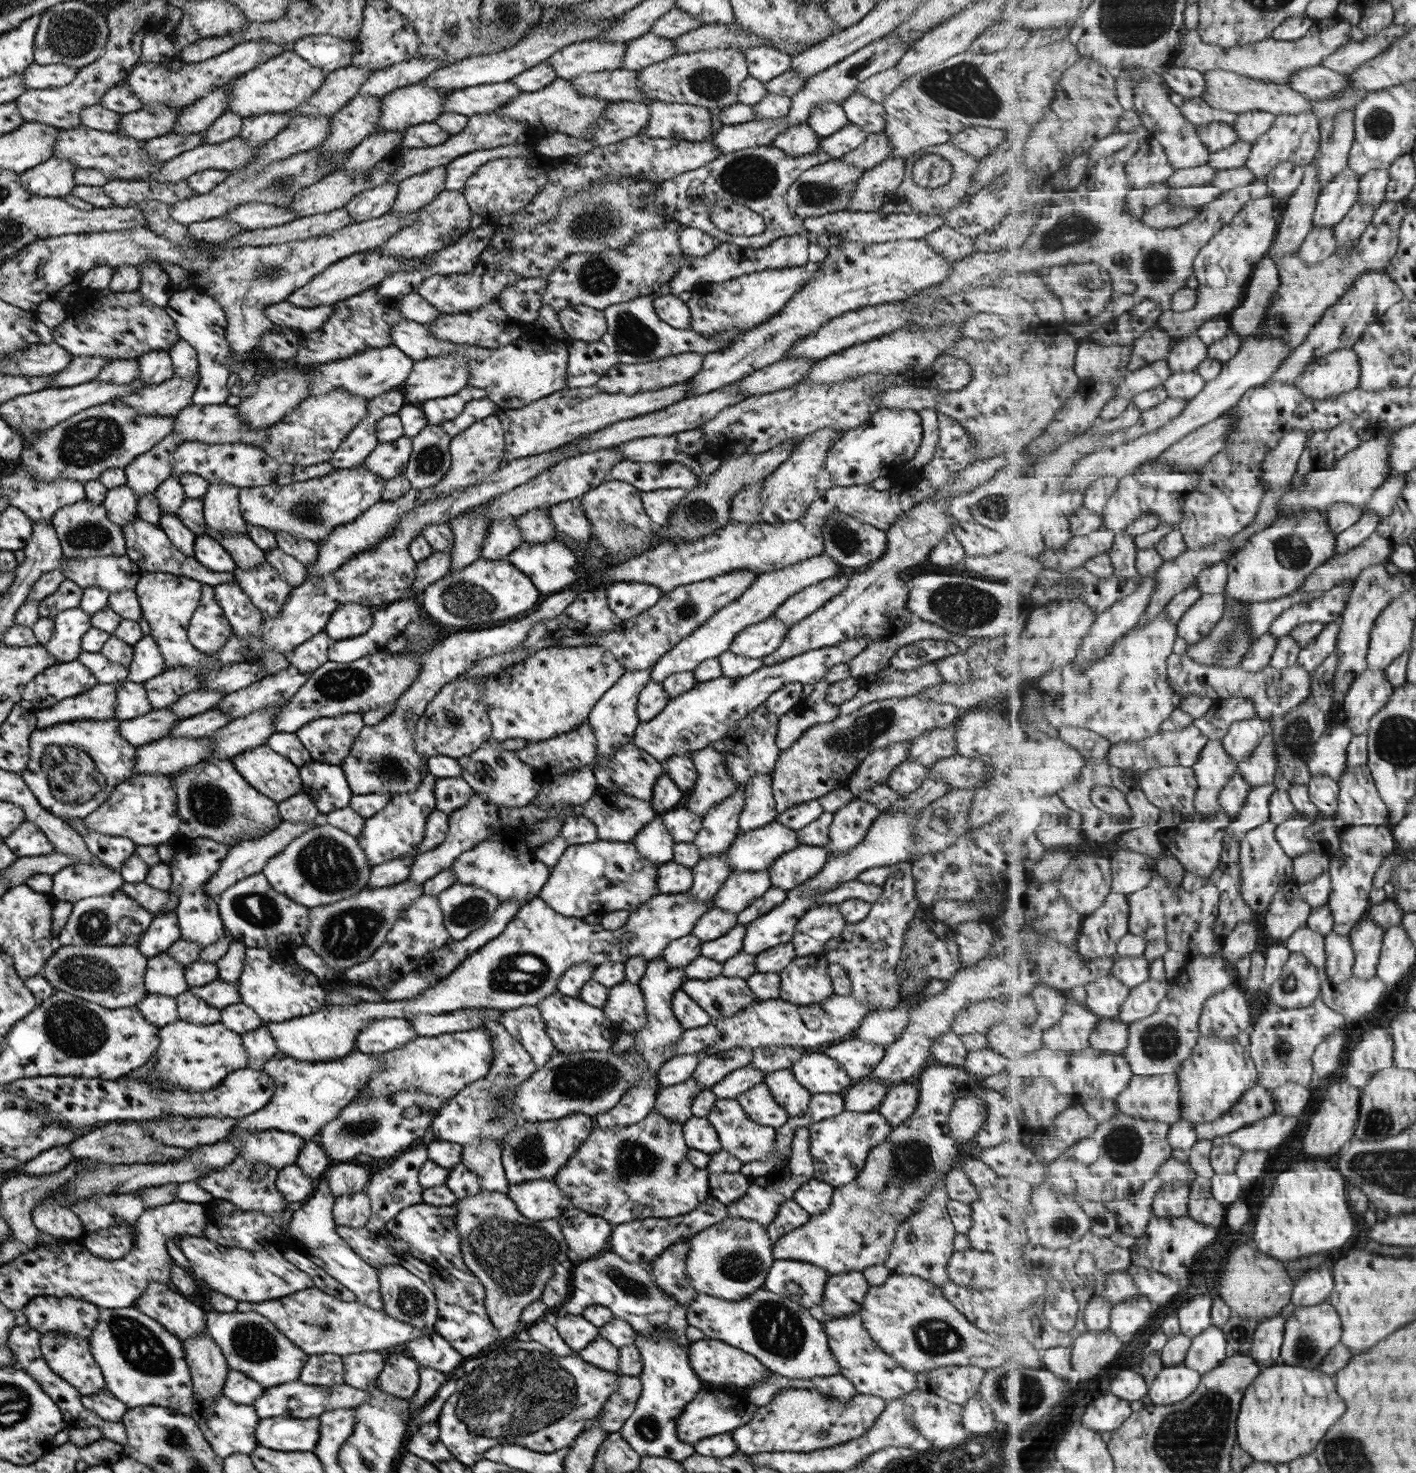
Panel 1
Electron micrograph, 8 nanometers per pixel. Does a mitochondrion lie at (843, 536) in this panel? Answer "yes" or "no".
yes

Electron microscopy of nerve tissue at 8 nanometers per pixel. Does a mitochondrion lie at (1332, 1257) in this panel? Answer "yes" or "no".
no

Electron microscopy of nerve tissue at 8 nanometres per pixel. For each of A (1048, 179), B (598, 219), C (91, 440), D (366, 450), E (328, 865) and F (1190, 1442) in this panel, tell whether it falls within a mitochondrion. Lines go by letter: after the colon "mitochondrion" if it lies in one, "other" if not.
A: other
B: mitochondrion
C: mitochondrion
D: other
E: mitochondrion
F: mitochondrion

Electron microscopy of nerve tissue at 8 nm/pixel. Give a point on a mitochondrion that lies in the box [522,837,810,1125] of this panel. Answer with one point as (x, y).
(580, 1080)

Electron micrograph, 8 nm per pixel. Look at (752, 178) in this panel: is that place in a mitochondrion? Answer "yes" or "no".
yes

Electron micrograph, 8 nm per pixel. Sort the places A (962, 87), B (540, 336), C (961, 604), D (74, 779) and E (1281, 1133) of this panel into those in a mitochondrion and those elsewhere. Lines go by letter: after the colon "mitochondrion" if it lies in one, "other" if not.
A: mitochondrion
B: other
C: mitochondrion
D: mitochondrion
E: other

